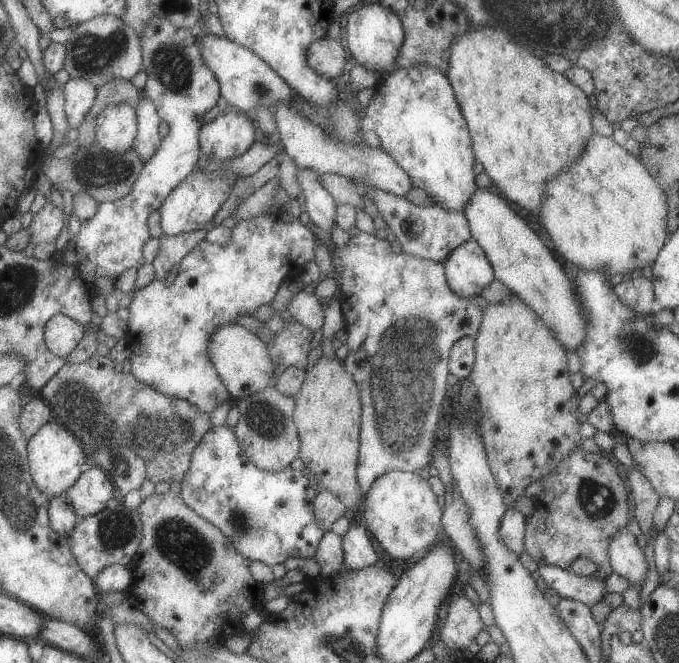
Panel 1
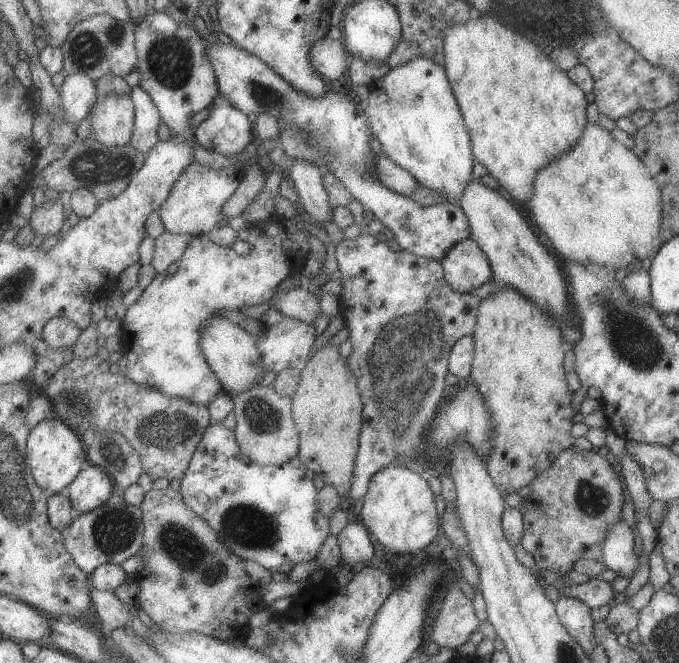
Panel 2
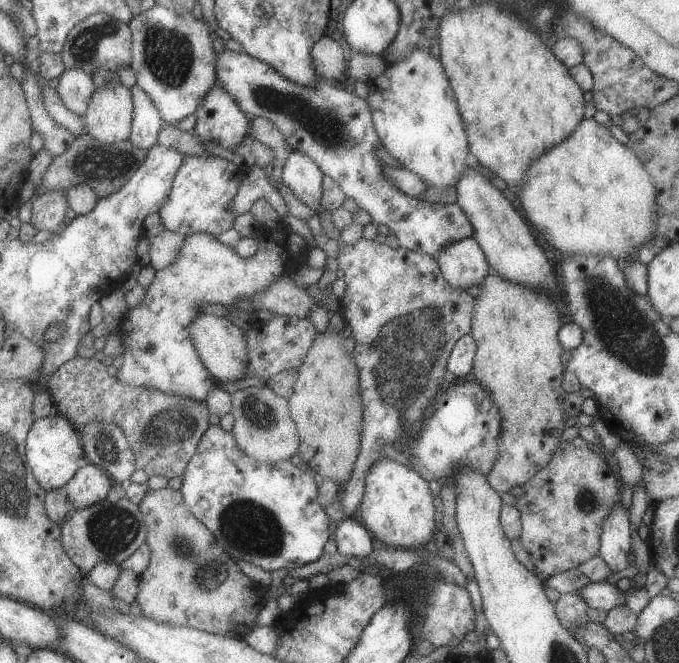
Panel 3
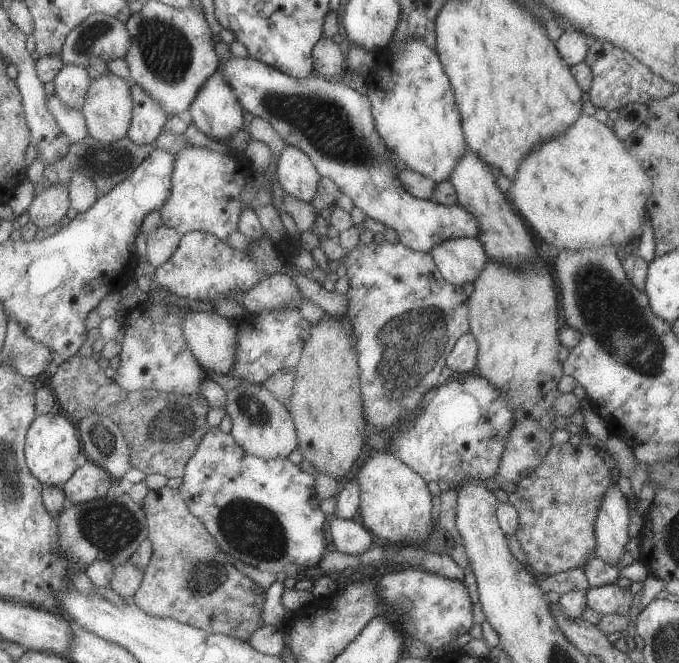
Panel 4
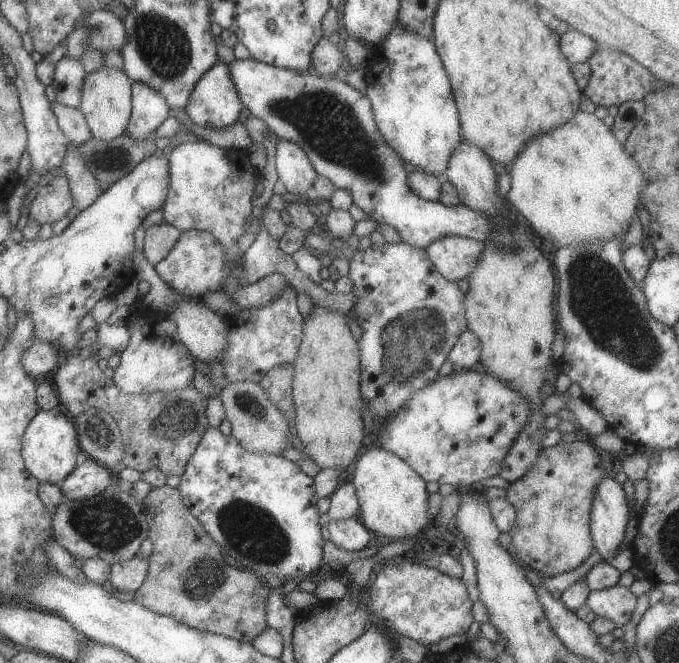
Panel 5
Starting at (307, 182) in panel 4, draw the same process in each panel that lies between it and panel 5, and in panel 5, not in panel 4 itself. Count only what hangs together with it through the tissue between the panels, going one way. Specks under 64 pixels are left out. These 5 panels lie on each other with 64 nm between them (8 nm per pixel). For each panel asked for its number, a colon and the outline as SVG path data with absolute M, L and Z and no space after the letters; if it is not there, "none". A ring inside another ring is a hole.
5: M277 140L277 176L289 194L295 194L299 200L311 200L311 188L319 176L311 166L307 154L293 142Z

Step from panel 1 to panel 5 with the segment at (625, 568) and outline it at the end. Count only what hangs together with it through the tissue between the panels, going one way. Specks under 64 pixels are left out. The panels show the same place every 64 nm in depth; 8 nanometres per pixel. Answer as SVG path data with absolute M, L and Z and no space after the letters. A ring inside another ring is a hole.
M607 474L605 480L597 486L595 498L591 504L591 538L593 548L599 552L601 562L609 564L611 558L621 552L621 540L625 526L629 522L629 504L613 474Z

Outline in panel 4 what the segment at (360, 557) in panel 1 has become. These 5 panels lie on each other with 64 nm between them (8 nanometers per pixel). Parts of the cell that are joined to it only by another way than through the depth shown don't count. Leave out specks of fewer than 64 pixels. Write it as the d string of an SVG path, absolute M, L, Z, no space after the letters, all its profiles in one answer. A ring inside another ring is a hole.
M333 518L331 524L331 536L333 536L333 544L335 550L341 554L367 554L367 550L371 548L371 532L363 526L353 522L351 518Z

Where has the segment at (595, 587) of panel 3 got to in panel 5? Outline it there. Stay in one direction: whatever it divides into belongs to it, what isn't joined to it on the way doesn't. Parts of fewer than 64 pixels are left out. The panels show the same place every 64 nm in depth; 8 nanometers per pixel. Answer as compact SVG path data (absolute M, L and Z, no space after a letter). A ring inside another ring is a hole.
M611 586L605 590L589 592L585 602L597 616L609 618L617 624L617 628L623 628L631 620L631 612L637 606L637 598L629 592L629 588Z

